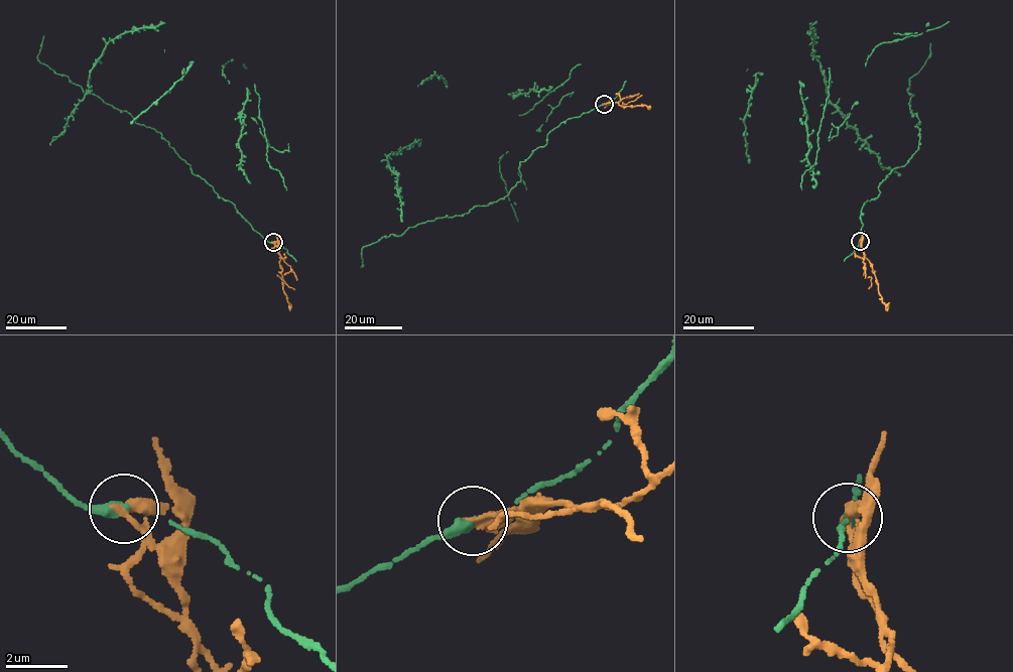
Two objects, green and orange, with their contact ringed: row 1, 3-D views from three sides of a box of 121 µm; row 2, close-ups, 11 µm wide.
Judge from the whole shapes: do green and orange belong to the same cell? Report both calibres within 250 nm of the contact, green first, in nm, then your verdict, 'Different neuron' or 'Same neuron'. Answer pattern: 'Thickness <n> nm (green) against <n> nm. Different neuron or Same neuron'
Thickness 280 nm (green) against 300 nm. Different neuron

